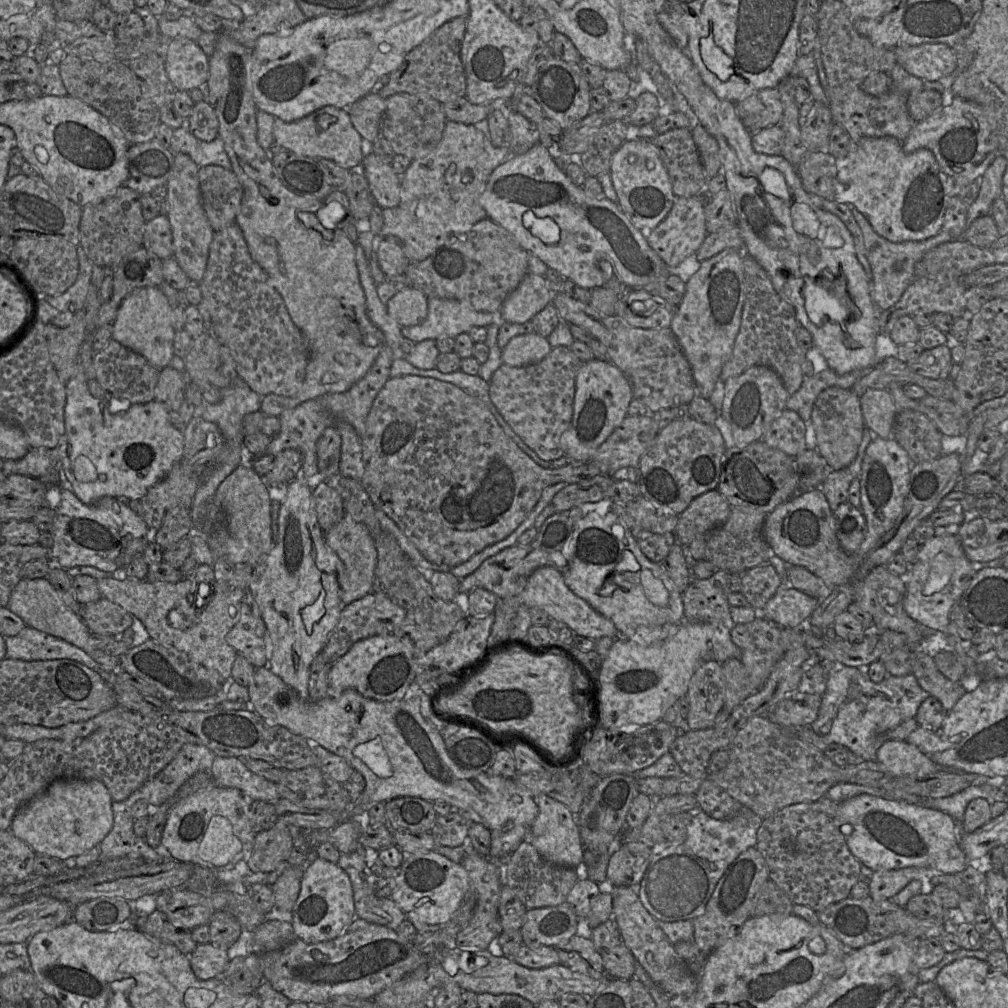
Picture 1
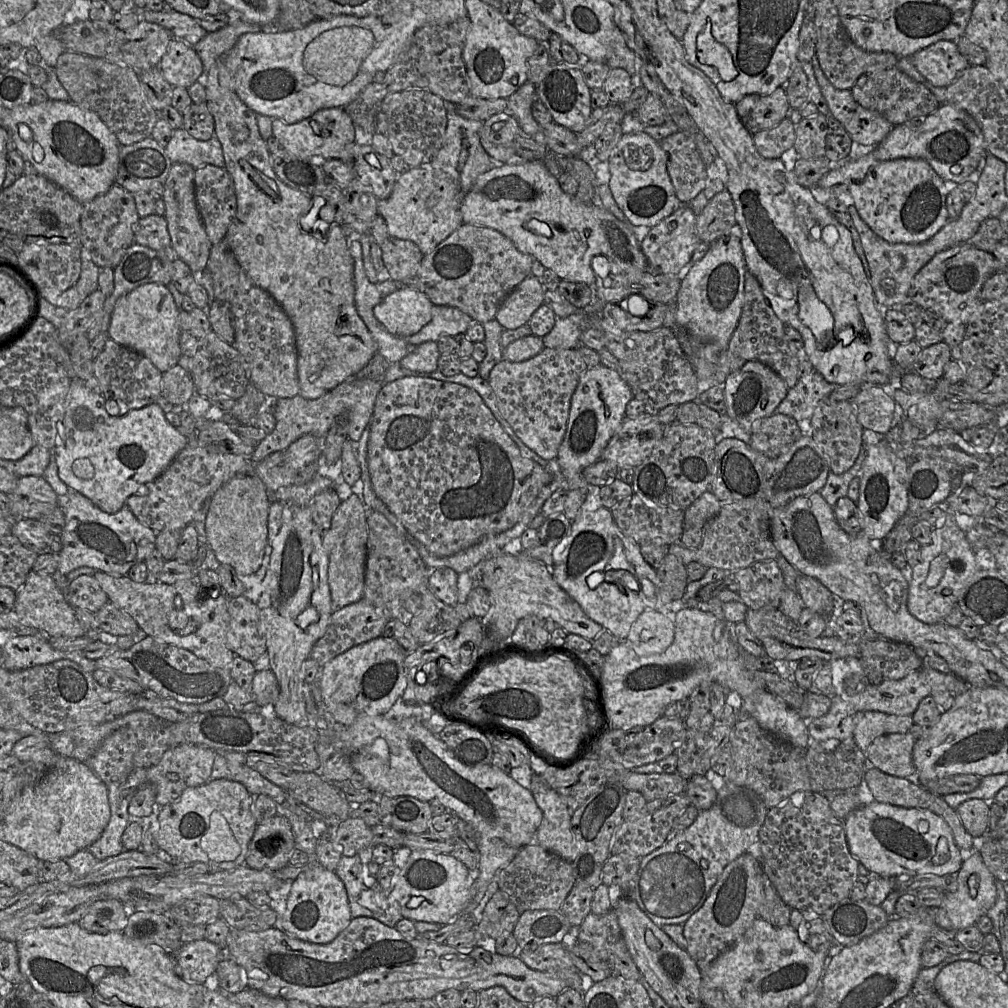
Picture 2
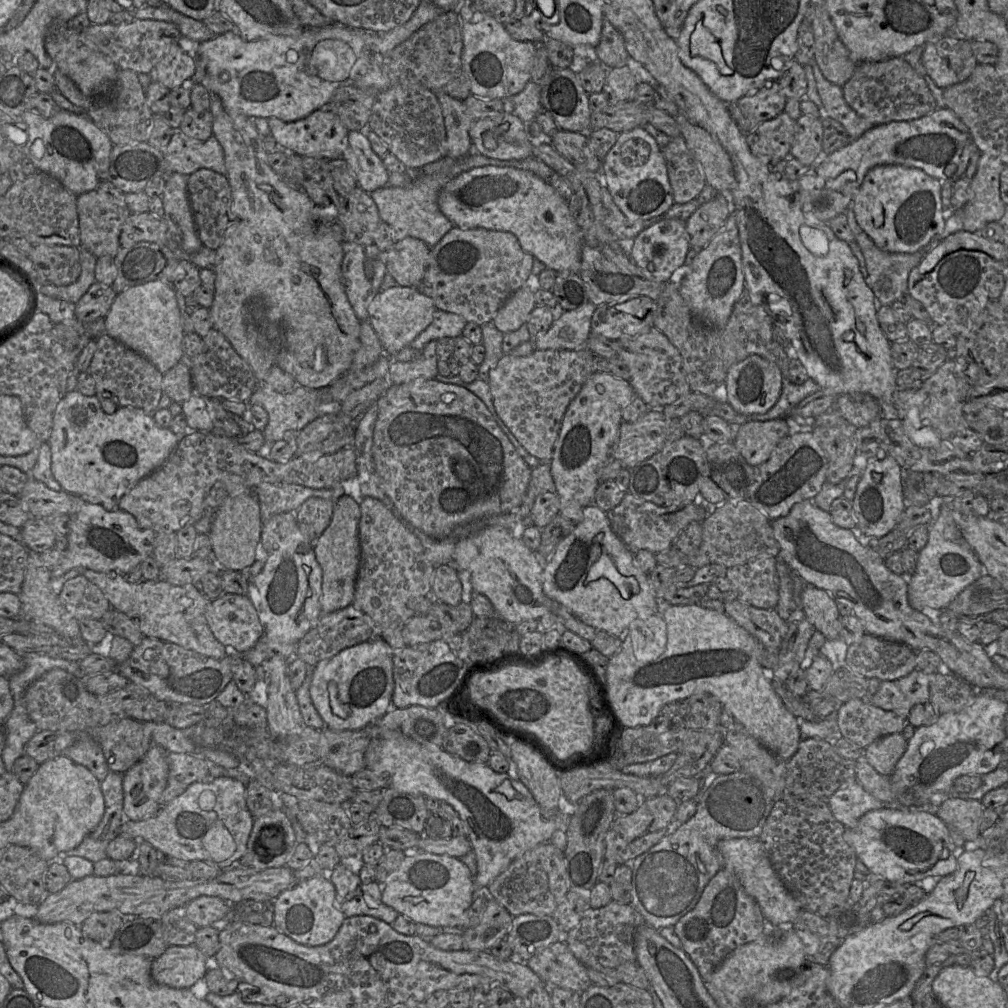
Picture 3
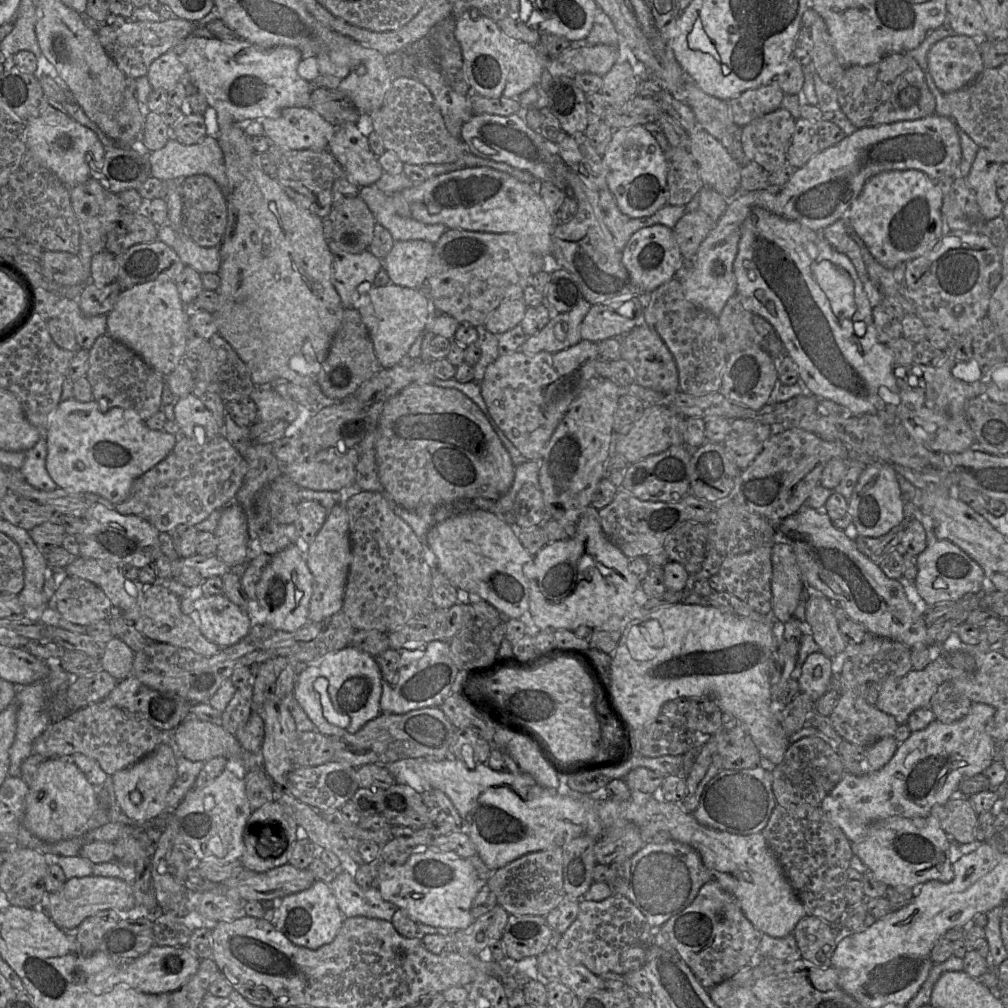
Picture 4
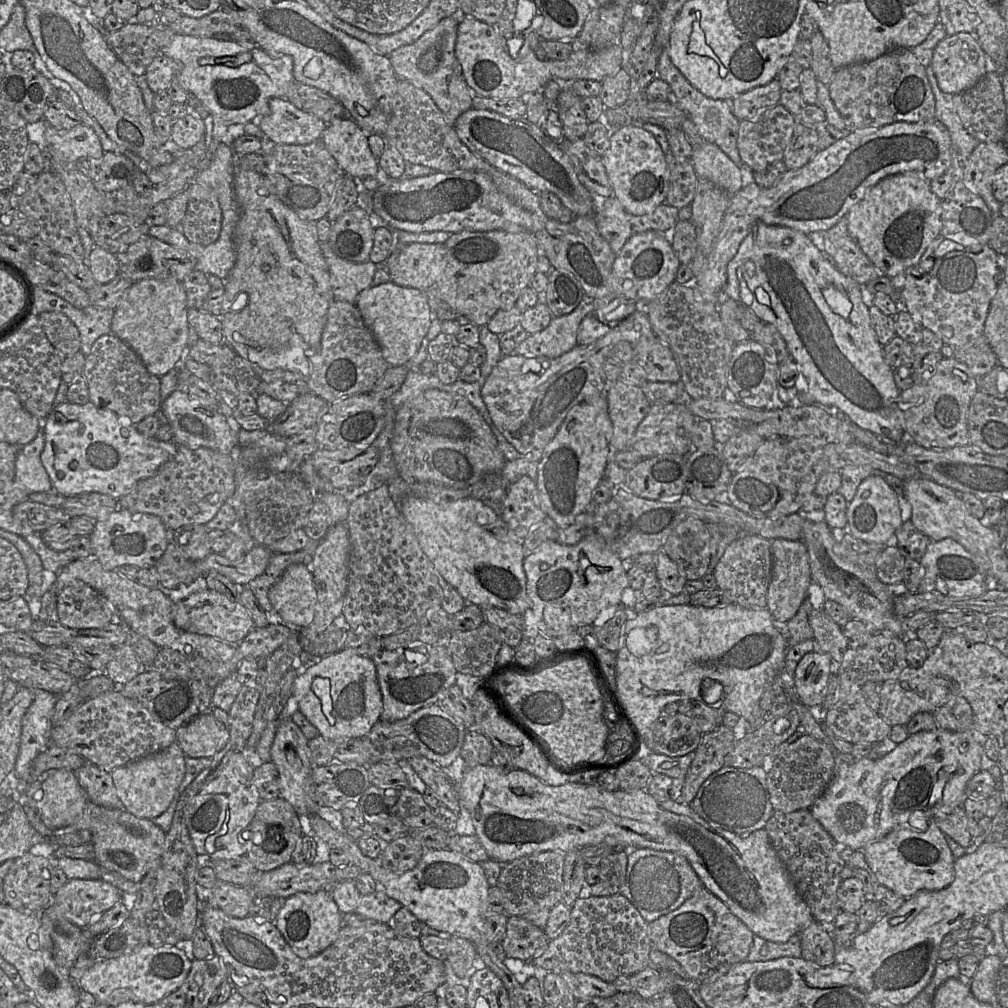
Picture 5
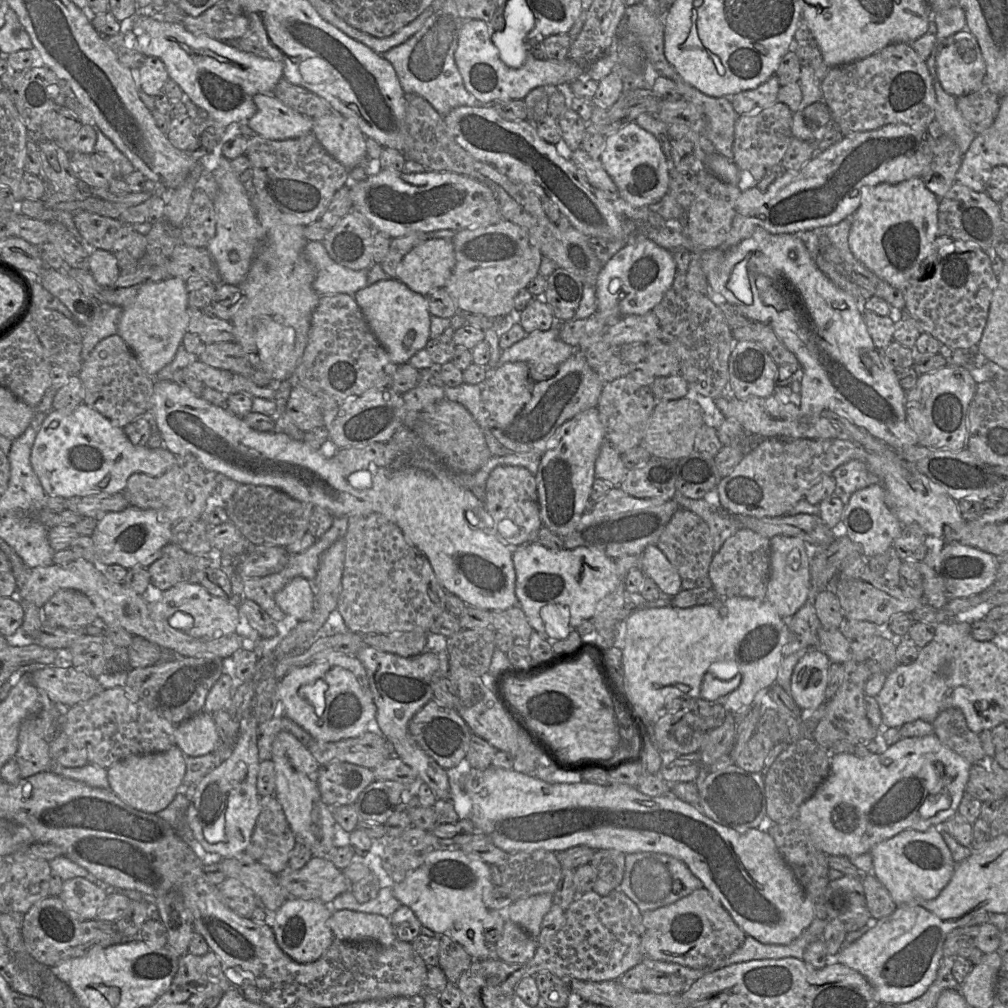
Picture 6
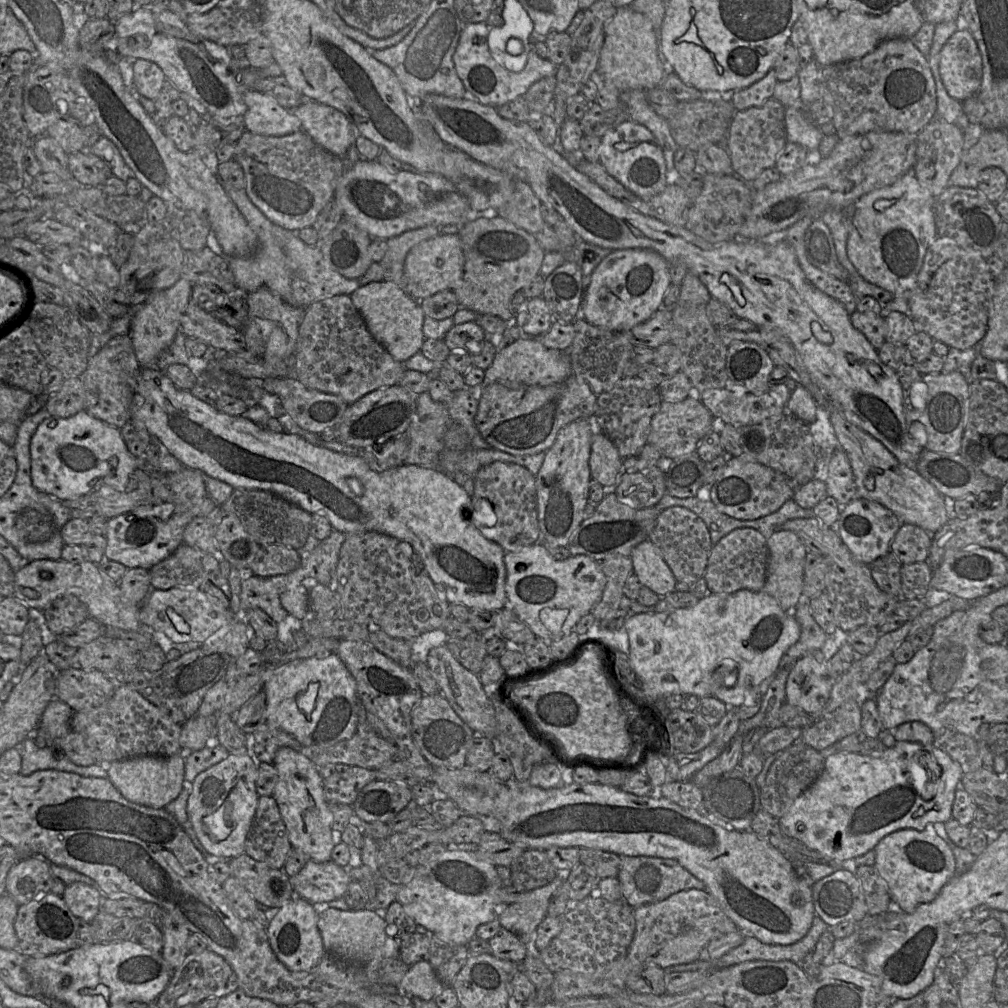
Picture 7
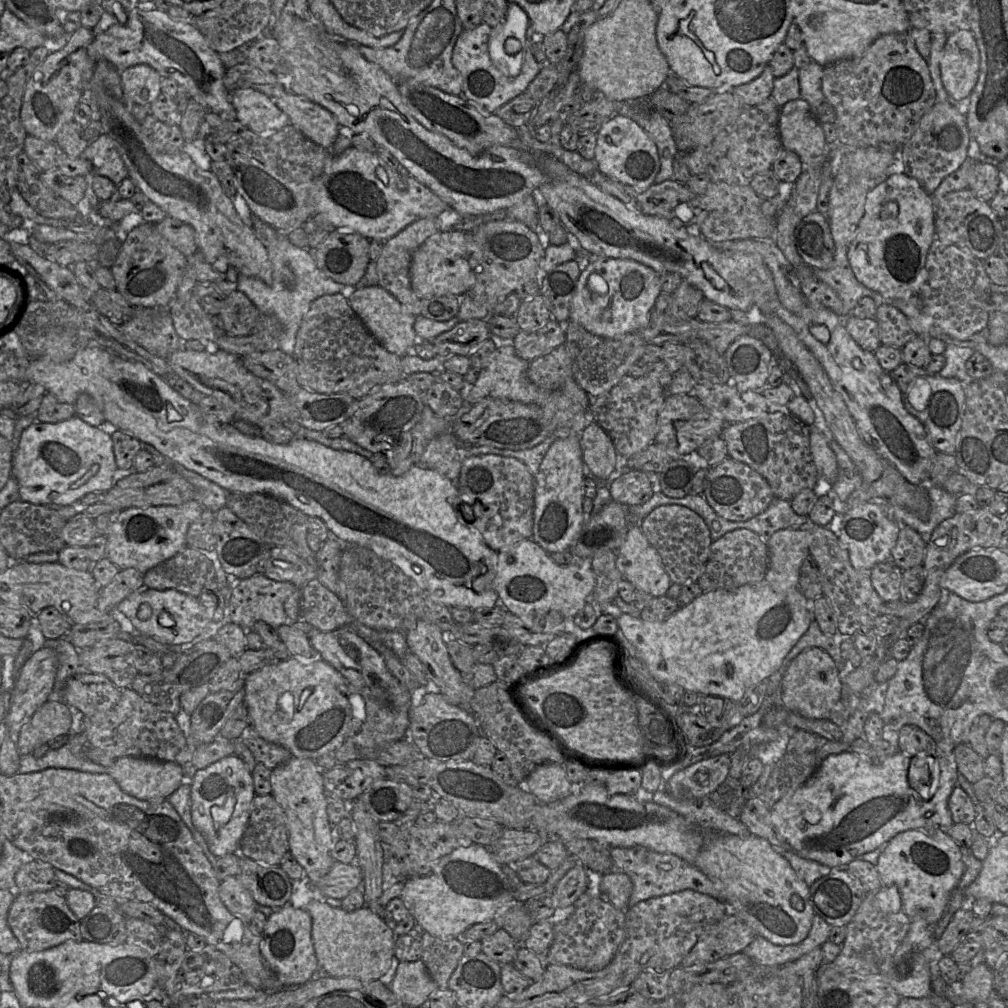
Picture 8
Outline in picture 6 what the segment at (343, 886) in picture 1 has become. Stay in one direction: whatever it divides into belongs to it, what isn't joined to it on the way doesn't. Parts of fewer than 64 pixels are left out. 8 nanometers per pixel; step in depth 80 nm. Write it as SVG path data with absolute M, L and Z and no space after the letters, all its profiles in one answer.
M288 898L276 910L272 930L280 949L297 963L311 963L319 959L331 946L335 937L328 925L332 911L328 906L317 900Z

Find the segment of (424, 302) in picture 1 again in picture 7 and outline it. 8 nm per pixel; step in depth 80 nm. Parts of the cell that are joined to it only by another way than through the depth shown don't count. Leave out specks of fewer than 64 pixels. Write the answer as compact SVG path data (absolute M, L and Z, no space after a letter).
M376 281L360 286L350 295L351 301L362 317L367 330L400 363L417 352L425 341L423 324L425 313L419 301L410 297L391 281Z

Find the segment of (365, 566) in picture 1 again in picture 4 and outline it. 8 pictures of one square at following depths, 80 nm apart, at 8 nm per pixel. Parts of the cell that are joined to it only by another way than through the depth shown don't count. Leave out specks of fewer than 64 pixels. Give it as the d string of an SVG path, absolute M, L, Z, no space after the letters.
M346 502L334 505L316 538L309 543L306 561L313 576L309 621L320 622L342 611L347 576L352 560L349 514Z

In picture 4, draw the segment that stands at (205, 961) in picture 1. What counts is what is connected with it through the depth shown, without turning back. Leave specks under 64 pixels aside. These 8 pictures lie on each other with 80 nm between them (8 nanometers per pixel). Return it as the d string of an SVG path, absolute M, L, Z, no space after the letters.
M156 946L146 954L105 968L87 979L87 987L95 994L111 991L118 984L126 984L146 994L173 993L184 986L197 972L200 959L187 946Z

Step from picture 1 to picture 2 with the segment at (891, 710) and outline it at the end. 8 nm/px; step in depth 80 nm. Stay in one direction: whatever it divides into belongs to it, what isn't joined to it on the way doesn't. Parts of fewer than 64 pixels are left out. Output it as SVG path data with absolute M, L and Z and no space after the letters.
M922 669L915 670L898 680L883 679L878 685L867 682L865 674L849 675L843 682L840 694L831 697L829 711L818 718L807 720L807 729L813 742L824 742L837 739L841 742L853 741L854 715L863 711L879 711L892 715L911 715L917 709L920 701L931 695L931 689Z

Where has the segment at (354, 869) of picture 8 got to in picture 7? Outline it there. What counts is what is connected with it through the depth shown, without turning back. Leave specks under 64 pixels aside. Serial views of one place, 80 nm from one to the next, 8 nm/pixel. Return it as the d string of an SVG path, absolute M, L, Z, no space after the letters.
M309 860L299 873L290 877L294 893L312 904L343 898L351 881L348 869L331 860Z

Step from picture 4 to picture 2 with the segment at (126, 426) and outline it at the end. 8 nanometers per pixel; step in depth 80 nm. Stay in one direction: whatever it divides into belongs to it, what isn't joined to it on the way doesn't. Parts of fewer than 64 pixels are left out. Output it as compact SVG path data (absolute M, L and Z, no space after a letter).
M73 377L65 399L64 415L57 423L57 444L53 448L59 478L68 490L75 490L88 498L106 513L115 513L125 505L126 499L146 488L170 465L176 455L187 445L187 437L181 435L164 416L163 409L152 403L132 409L122 416L112 416L105 409L100 394L89 391L84 381Z

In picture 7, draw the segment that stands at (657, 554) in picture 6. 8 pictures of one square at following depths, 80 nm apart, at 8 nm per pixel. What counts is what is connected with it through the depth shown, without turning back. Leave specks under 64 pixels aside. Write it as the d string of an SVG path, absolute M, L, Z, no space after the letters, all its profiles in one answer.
M649 539L636 545L630 557L633 573L637 575L641 585L650 588L660 597L675 591L677 580L659 549Z

